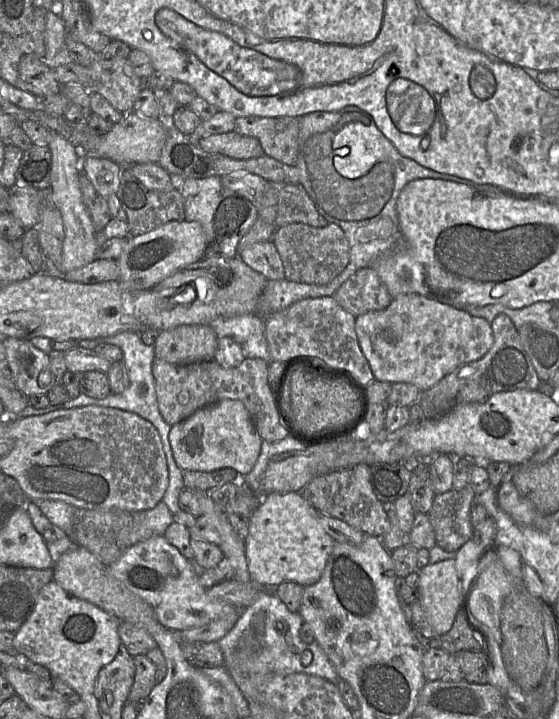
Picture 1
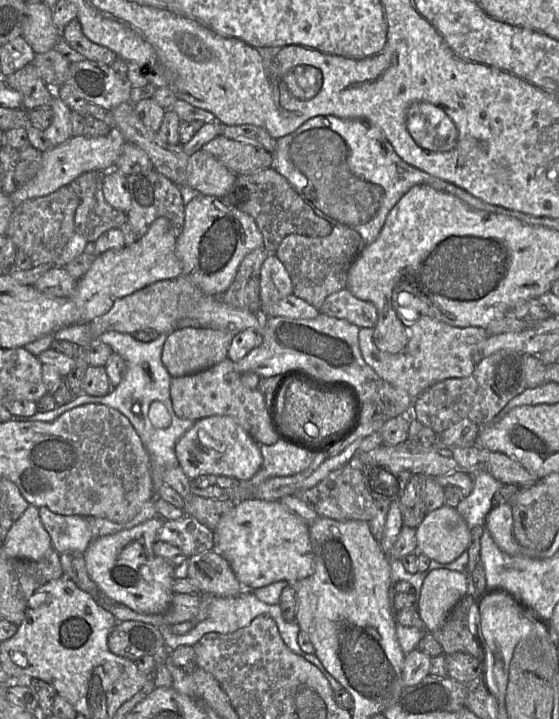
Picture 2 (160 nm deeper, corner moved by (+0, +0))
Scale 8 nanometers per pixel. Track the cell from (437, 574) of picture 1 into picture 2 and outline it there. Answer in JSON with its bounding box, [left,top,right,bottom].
[418,568,469,633]

